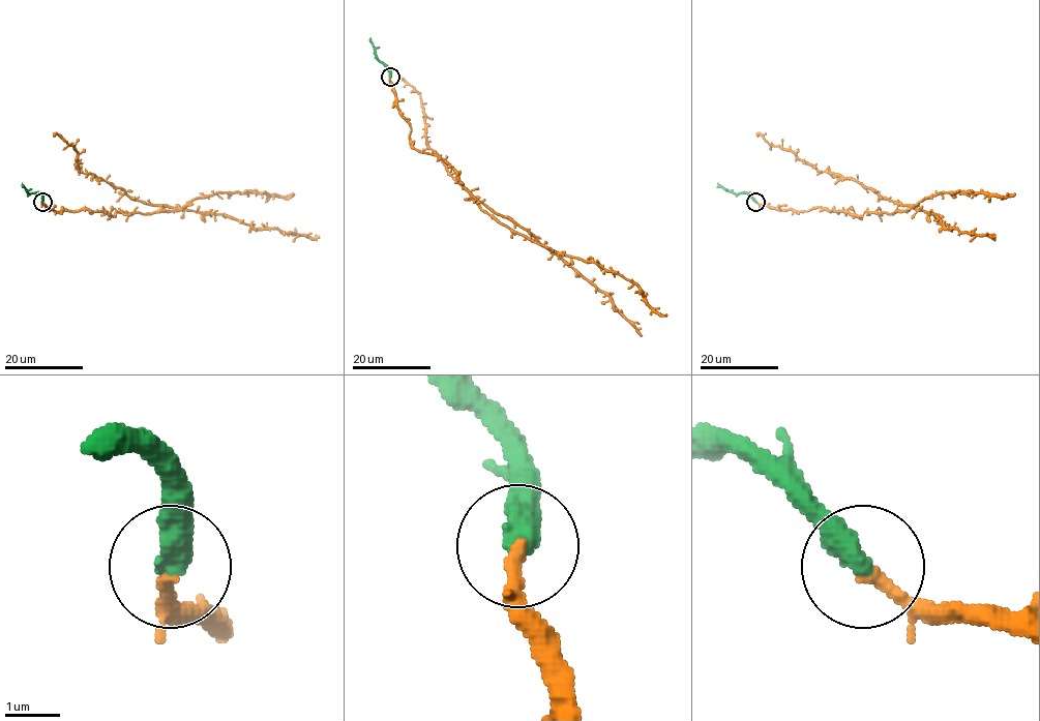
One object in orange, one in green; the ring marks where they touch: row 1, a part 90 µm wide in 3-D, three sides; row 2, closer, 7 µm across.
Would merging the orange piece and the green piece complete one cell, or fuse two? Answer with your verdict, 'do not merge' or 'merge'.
merge

